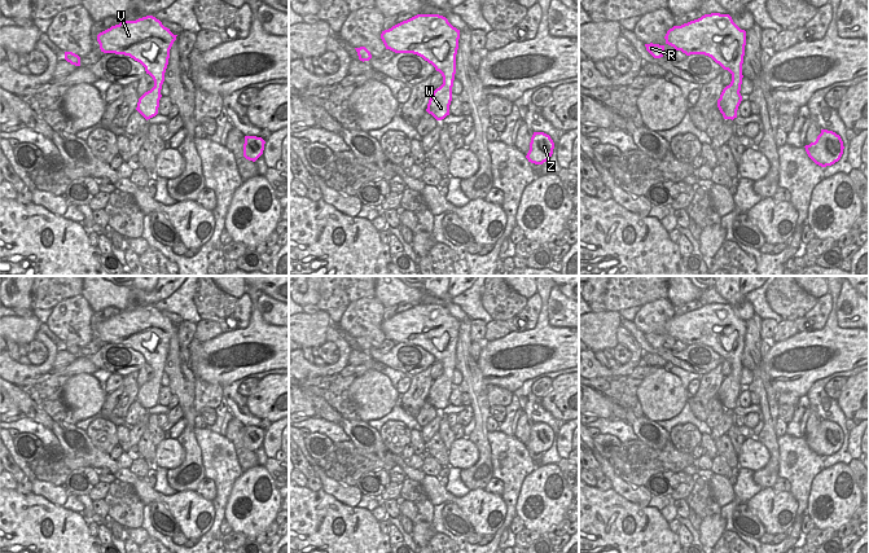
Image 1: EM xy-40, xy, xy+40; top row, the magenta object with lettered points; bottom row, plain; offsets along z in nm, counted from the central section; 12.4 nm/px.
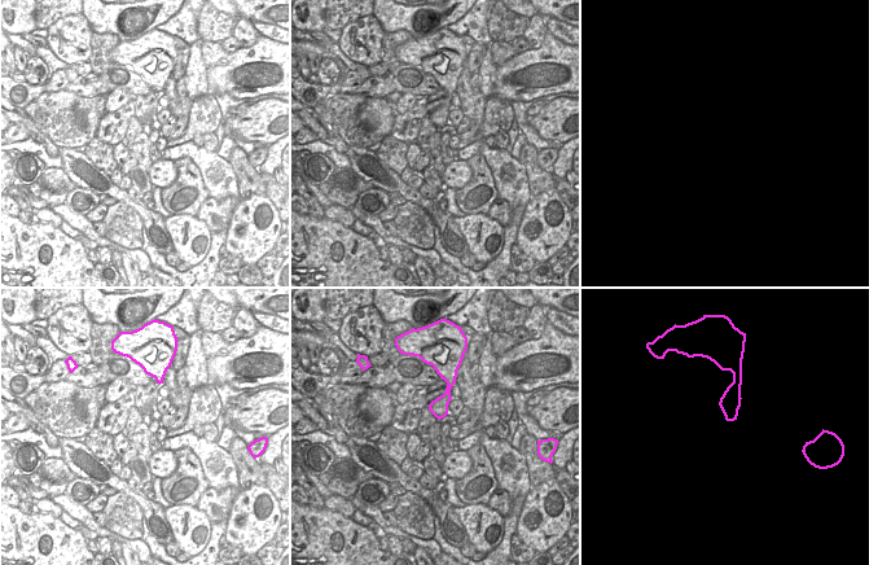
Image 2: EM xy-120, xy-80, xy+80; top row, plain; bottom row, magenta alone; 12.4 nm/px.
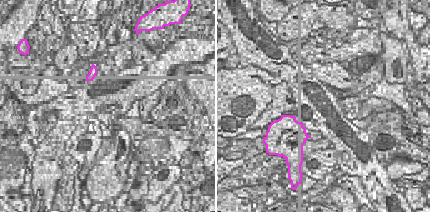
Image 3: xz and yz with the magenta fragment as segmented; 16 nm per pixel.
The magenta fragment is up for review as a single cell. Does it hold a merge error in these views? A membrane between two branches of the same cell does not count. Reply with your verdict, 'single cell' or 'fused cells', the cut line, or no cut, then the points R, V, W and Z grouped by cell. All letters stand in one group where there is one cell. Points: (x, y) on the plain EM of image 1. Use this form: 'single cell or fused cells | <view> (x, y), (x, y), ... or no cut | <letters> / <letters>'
single cell | no cut | R V W Z

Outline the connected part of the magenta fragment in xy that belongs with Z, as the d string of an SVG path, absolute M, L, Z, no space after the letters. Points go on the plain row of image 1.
M534 422L526 448L531 453L543 455L552 447L553 439L554 433L549 425L544 422Z

